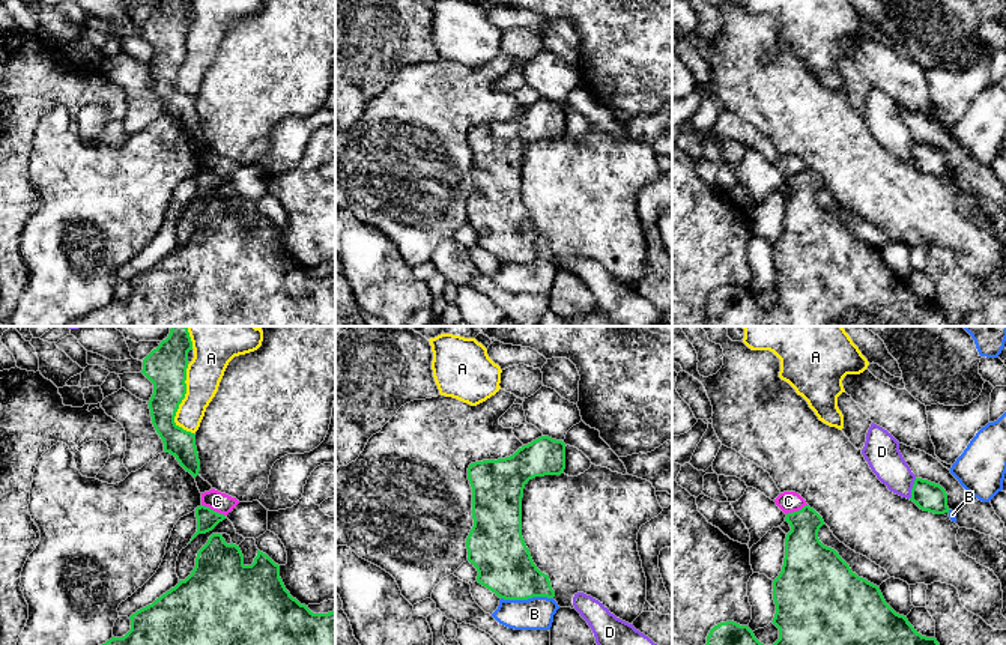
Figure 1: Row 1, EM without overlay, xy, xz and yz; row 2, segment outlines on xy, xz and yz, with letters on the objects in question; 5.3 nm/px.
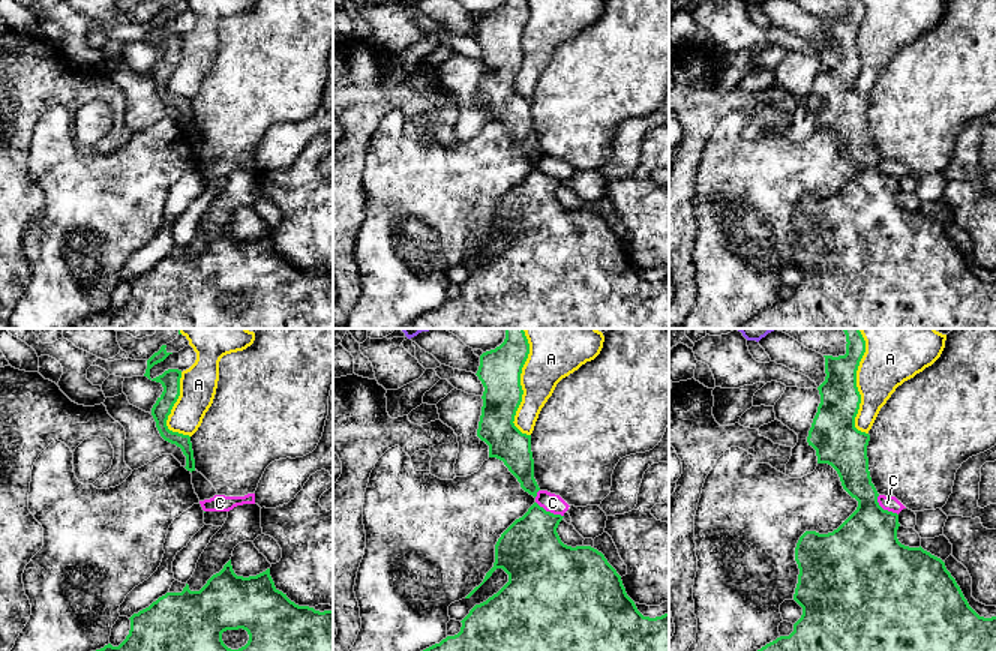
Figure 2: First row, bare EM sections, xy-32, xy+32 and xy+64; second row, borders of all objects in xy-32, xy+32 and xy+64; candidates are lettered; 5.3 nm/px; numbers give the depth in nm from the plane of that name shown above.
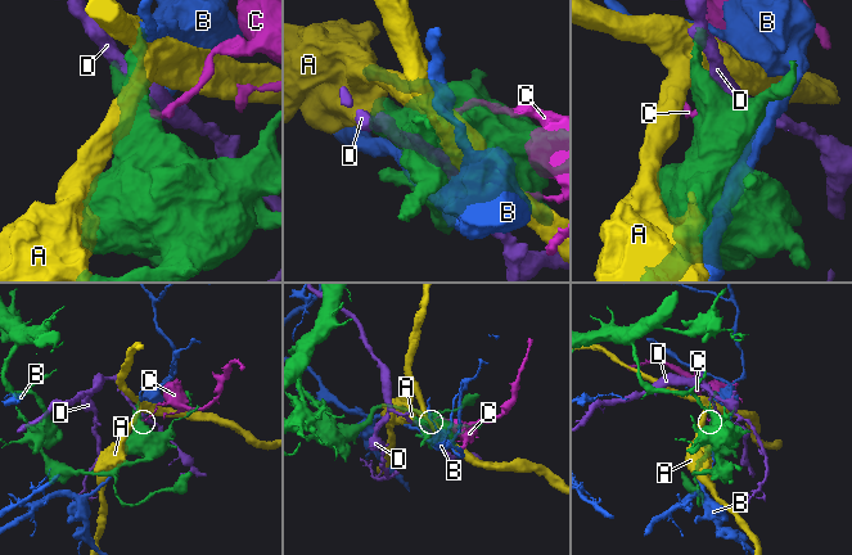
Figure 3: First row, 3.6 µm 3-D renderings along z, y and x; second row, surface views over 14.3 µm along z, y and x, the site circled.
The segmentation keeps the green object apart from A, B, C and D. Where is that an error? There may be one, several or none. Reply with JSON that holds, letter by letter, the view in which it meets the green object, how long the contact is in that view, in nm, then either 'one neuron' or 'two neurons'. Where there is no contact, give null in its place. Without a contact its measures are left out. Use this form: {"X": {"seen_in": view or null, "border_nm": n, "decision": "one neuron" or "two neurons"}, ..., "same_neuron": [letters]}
{"A": {"seen_in": "xy", "border_nm": 380, "decision": "two neurons"}, "B": {"seen_in": "xz", "border_nm": 280, "decision": "two neurons"}, "C": {"seen_in": "xy", "border_nm": 140, "decision": "two neurons"}, "D": {"seen_in": "yz", "border_nm": 120, "decision": "two neurons"}, "same_neuron": []}

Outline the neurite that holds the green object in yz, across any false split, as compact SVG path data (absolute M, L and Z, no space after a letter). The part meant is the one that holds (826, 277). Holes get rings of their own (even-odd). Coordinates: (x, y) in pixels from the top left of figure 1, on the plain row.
M804 168L788 176L785 185L791 194L785 201L782 235L773 244L776 277L771 286L779 292L779 302L764 308L747 289L720 286L707 299L707 326L958 326L943 316L935 301L922 299L907 280L896 277L877 248L853 236L835 212L820 204L818 194L826 186L814 171Z

